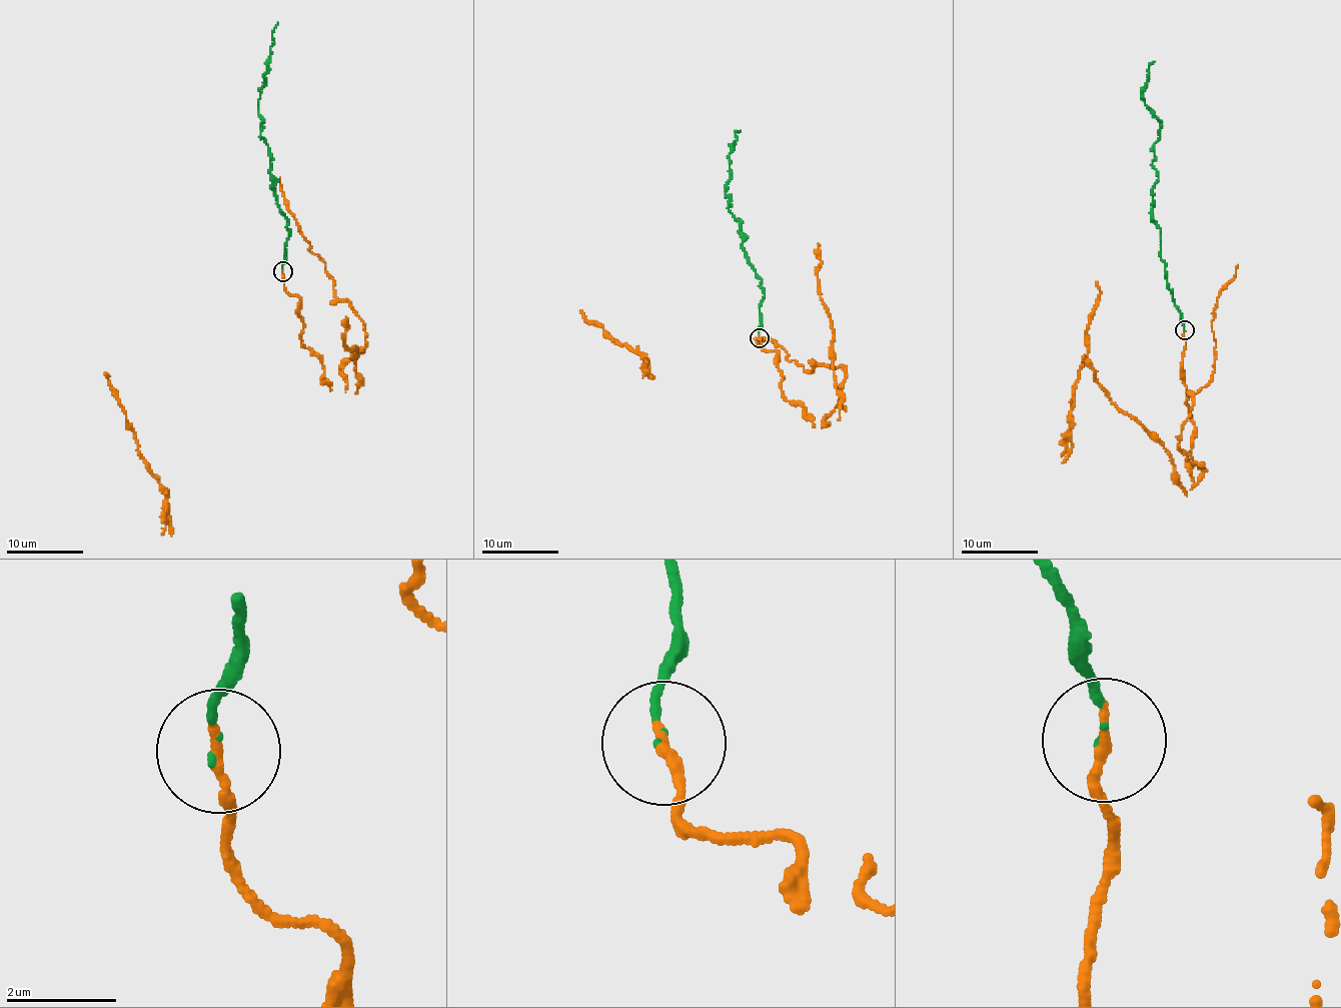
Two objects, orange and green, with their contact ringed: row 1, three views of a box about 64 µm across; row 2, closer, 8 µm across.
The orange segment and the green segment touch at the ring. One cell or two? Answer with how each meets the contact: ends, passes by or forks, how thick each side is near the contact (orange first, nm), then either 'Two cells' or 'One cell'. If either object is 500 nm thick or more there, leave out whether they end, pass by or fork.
At the ring orange ends. At the ring green ends. Thickness 200 nm (orange) against 90 nm. Two cells

